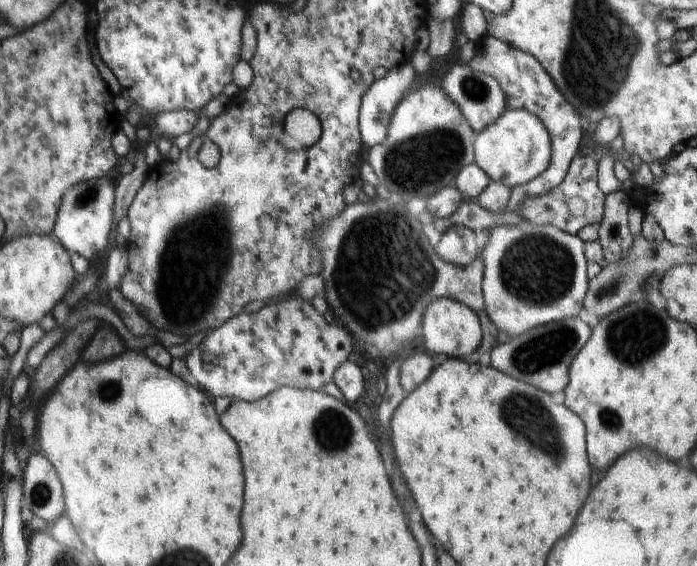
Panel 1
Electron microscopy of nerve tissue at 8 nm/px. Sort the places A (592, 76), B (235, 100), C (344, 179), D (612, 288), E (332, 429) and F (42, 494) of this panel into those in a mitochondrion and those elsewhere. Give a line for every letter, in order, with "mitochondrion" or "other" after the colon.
A: mitochondrion
B: other
C: other
D: mitochondrion
E: mitochondrion
F: mitochondrion

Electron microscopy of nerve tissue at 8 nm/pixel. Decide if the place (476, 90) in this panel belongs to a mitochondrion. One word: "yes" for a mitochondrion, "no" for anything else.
yes

